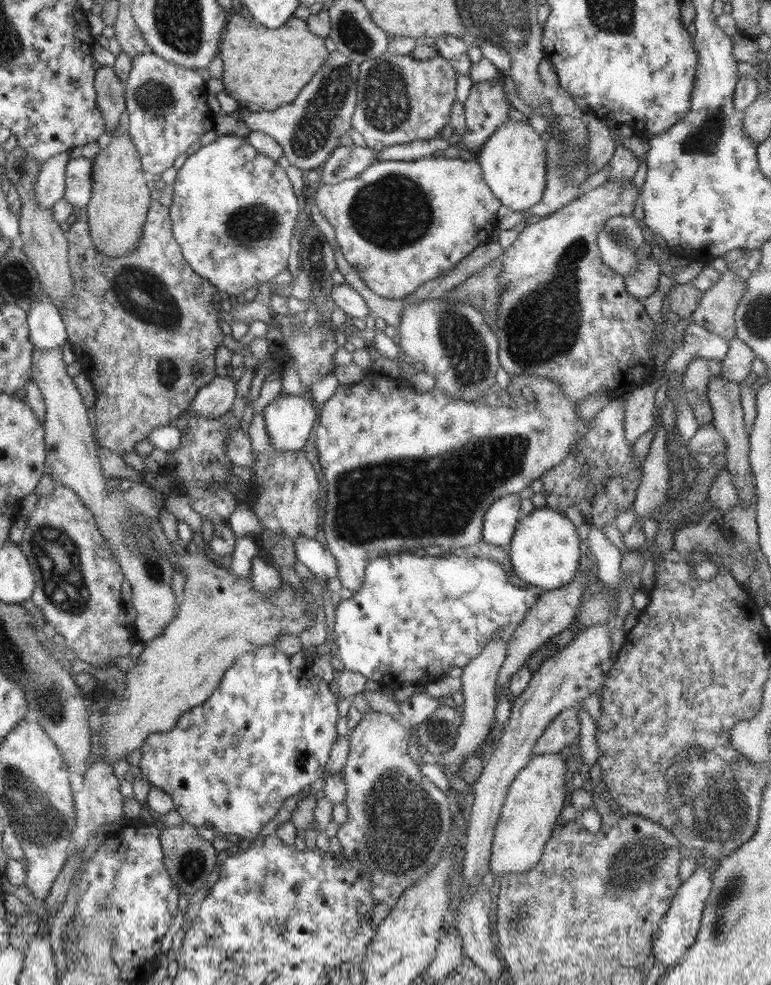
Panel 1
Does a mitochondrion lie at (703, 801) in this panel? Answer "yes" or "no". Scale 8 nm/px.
yes

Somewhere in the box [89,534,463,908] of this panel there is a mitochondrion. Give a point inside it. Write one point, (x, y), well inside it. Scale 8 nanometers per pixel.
(404, 820)

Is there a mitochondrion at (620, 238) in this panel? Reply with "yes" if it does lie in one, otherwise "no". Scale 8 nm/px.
yes

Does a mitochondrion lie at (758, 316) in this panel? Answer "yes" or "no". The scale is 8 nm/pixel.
yes

